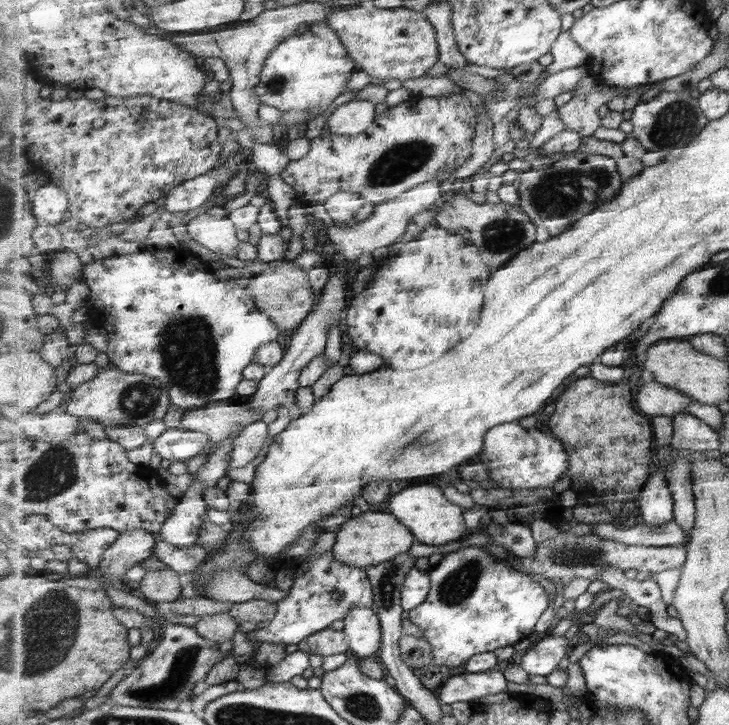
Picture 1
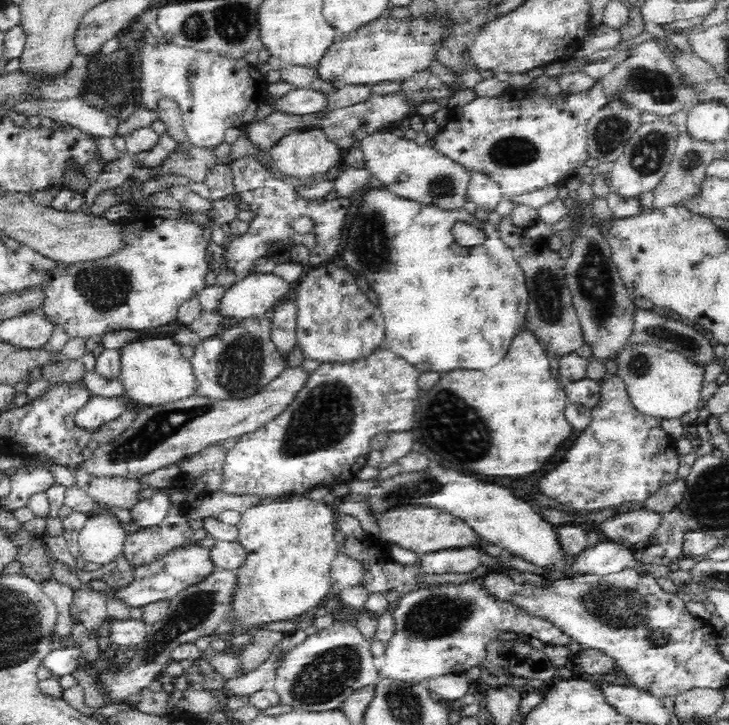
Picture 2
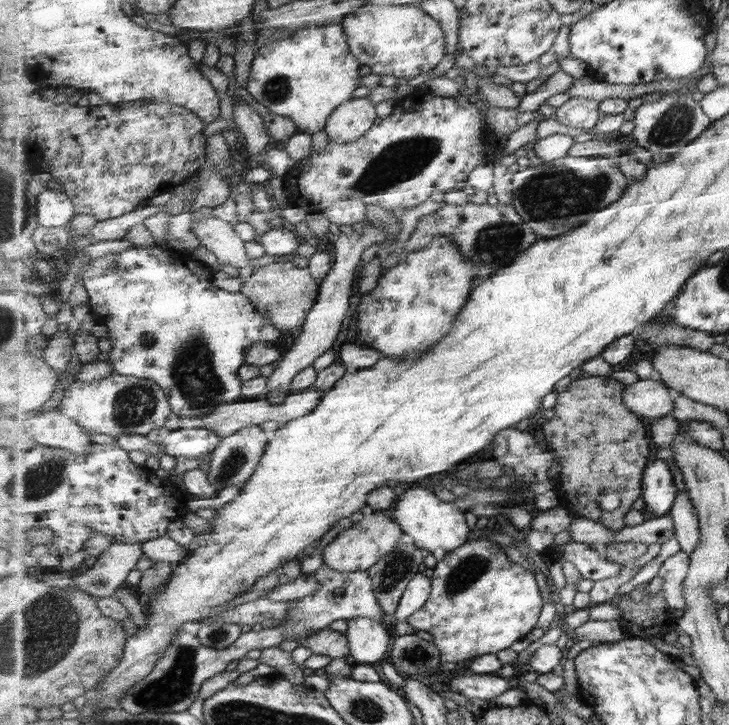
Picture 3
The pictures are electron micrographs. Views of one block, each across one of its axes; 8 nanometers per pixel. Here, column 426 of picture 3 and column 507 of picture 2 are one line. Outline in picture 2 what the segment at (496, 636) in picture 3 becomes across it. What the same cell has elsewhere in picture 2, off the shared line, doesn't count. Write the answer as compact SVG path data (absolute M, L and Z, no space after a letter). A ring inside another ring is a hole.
M479 577L461 584L434 584L416 590L407 596L398 598L398 605L392 609L392 617L395 621L394 636L388 640L385 649L385 664L380 670L381 679L391 680L392 682L405 682L405 684L420 684L432 678L444 676L446 674L465 673L472 667L478 667L484 660L485 644L490 639L499 638L502 632L514 632L521 637L534 637L542 640L547 645L568 646L571 640L560 629L550 625L548 621L540 621L518 607L500 603L493 600L491 596L485 594L485 590L479 584Z

